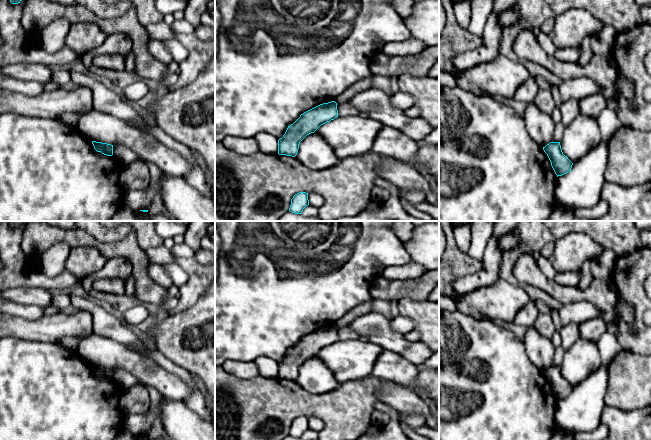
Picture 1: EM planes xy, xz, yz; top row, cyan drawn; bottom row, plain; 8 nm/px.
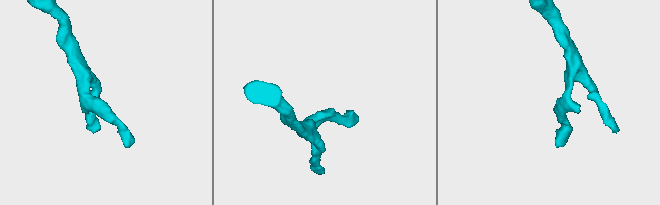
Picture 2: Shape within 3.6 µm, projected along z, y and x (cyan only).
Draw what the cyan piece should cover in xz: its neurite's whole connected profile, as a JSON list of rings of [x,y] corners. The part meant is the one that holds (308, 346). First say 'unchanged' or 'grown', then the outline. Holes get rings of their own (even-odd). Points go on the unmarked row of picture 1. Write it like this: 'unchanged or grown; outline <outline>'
unchanged; outline [[[331,325],[320,328],[300,339],[285,358],[278,364],[278,378],[295,381],[300,366],[314,357],[321,349],[338,341],[337,327]]]

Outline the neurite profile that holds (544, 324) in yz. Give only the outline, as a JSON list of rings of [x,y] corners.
[[[540,313],[533,327],[541,335],[549,339],[552,338],[555,332],[554,322],[550,314]]]

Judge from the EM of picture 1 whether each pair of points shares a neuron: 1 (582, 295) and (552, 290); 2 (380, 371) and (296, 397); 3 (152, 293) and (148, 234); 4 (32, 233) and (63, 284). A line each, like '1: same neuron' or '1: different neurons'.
1: same neuron
2: different neurons
3: different neurons
4: different neurons

